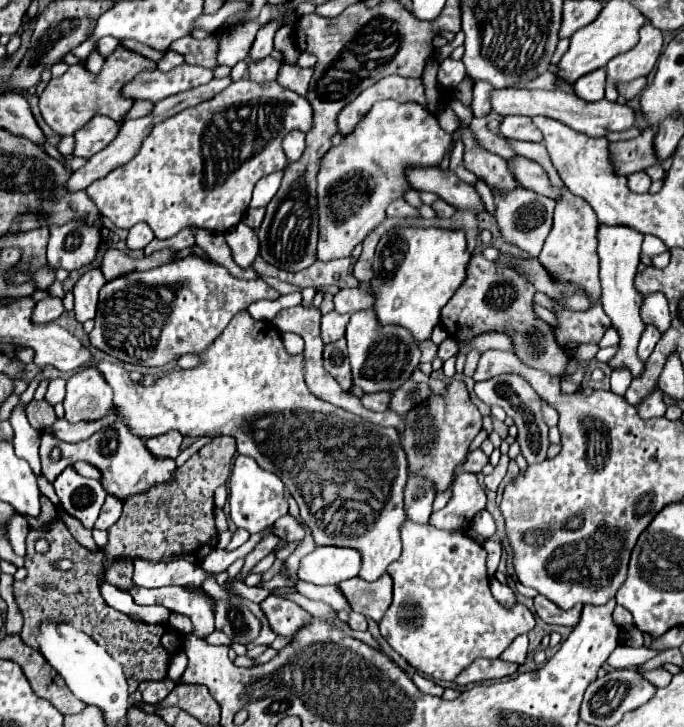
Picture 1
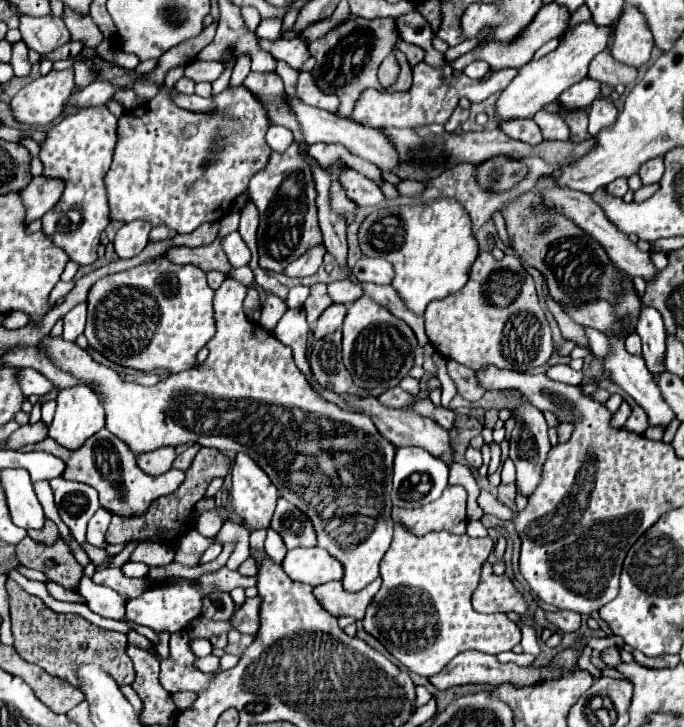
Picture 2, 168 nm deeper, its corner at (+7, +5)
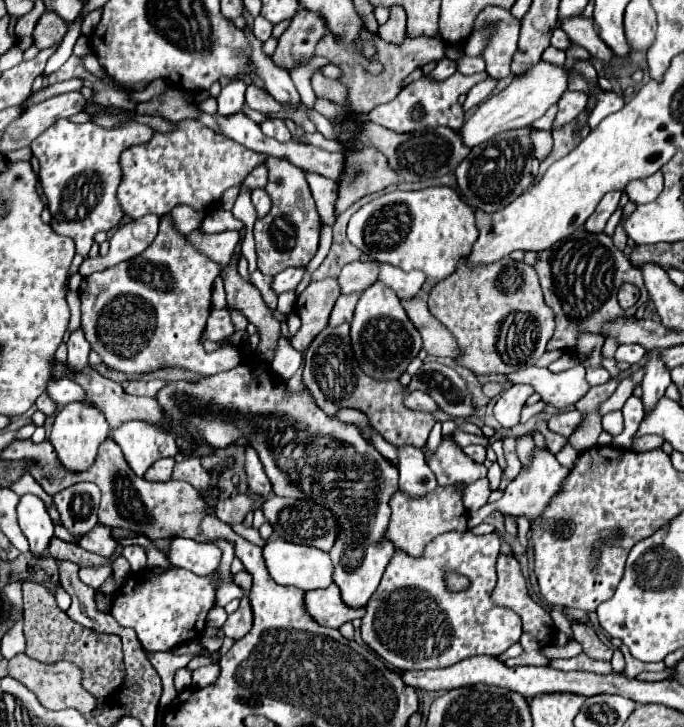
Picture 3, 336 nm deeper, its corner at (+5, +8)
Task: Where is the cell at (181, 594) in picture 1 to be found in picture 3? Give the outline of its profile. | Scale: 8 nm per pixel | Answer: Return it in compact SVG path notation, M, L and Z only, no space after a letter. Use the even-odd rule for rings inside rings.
M111 566L81 568L81 570L79 570L79 578L81 578L87 586L91 586L91 588L99 588L109 576L111 576Z

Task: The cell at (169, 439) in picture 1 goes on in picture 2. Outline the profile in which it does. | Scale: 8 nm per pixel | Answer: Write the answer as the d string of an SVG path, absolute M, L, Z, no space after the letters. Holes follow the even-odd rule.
M157 449L157 453L145 453L145 457L137 457L139 467L147 475L163 475L171 469L175 459L175 449Z

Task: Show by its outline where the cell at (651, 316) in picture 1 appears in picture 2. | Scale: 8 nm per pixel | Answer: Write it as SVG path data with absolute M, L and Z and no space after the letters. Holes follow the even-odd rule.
M647 307L639 315L637 323L637 335L641 337L643 345L643 359L649 369L649 373L657 379L661 373L665 373L665 327L661 321L661 315L655 313L653 307Z

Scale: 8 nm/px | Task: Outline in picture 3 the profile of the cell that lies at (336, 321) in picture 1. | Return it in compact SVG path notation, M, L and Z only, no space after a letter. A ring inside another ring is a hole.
M359 294L341 296L341 298L335 302L335 306L333 306L333 312L331 312L331 318L329 318L329 324L327 324L327 326L339 326L339 324L351 322L357 300L359 300Z

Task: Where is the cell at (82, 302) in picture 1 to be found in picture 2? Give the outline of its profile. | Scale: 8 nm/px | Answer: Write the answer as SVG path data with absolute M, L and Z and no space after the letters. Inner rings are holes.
M81 303L75 309L71 309L65 317L63 317L63 339L75 343L77 337L83 333L85 329L85 315L87 315L87 305Z

